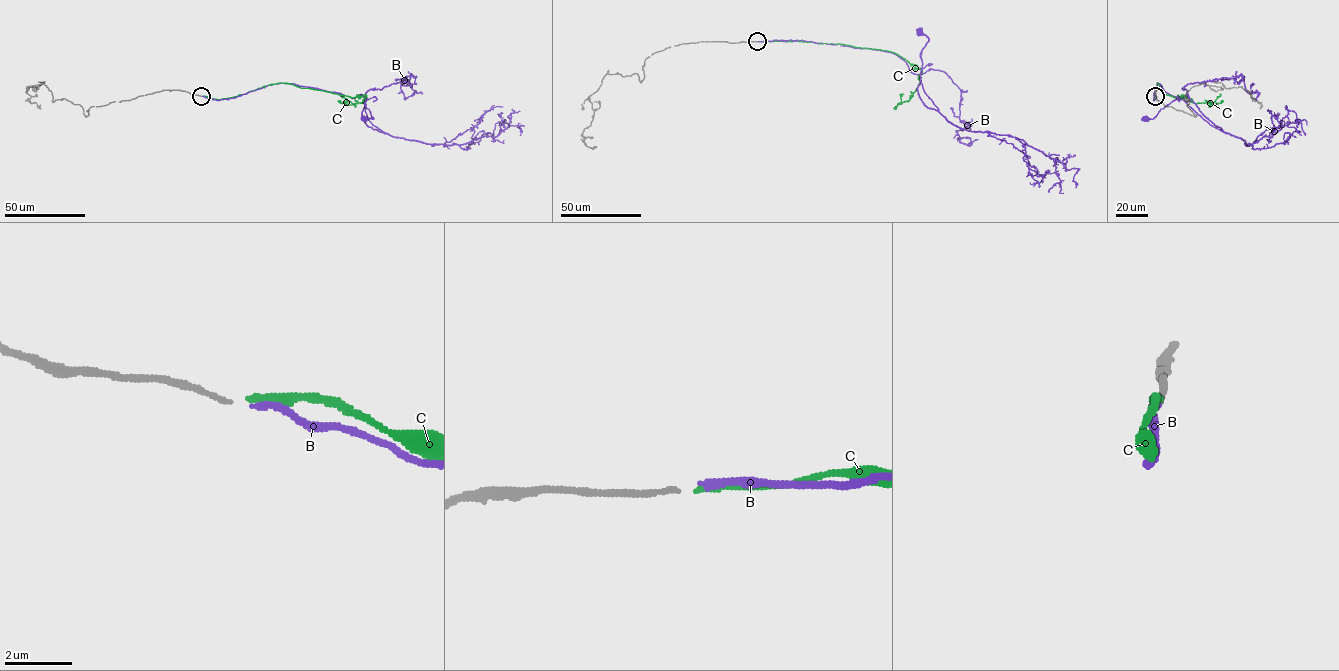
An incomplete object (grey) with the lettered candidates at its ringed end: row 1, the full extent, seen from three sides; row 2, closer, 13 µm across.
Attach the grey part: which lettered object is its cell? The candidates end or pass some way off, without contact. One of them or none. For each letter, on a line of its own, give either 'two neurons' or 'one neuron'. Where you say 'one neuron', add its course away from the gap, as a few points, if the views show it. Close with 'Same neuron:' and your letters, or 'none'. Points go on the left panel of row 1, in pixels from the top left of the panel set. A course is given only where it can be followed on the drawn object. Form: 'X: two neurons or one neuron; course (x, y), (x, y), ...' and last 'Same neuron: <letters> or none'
B: one neuron; course (202, 96), (294, 83), (362, 94), (364, 121), (382, 132), (367, 118), (367, 99), (373, 118), (363, 118)
C: two neurons
Same neuron: B

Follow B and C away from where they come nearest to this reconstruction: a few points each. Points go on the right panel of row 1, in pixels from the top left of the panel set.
B: (1154, 96), (1158, 83), (1177, 98), (1187, 94), (1224, 132), (1182, 99), (1146, 118)
C: (1155, 96), (1157, 82), (1166, 95), (1174, 97), (1182, 95), (1195, 103), (1213, 104), (1220, 93)

